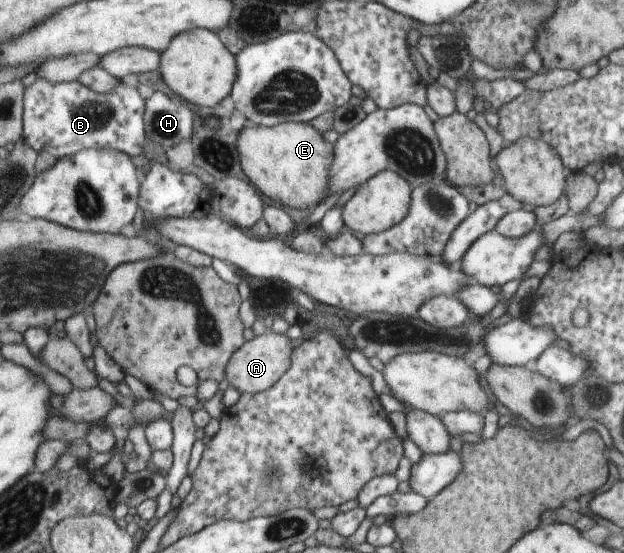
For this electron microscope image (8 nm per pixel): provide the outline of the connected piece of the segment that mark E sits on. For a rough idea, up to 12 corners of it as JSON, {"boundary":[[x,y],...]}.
{"boundary":[[309,123],[249,124],[236,148],[267,202],[326,198],[333,145]]}

